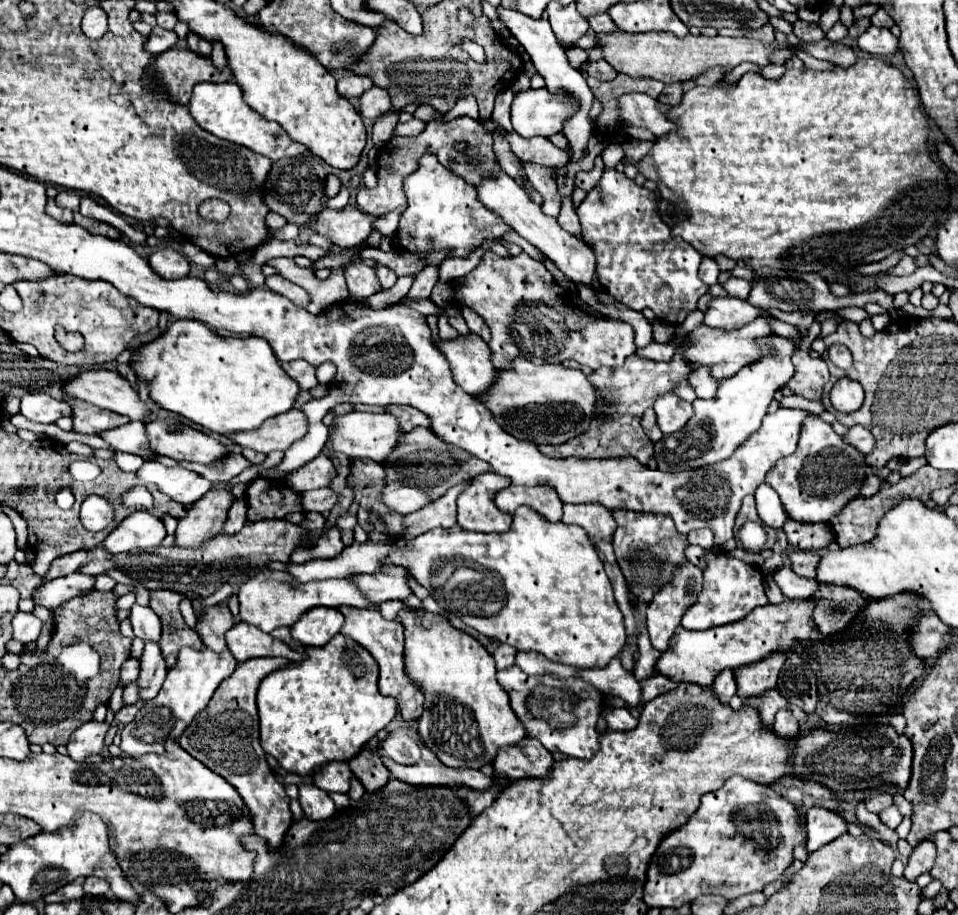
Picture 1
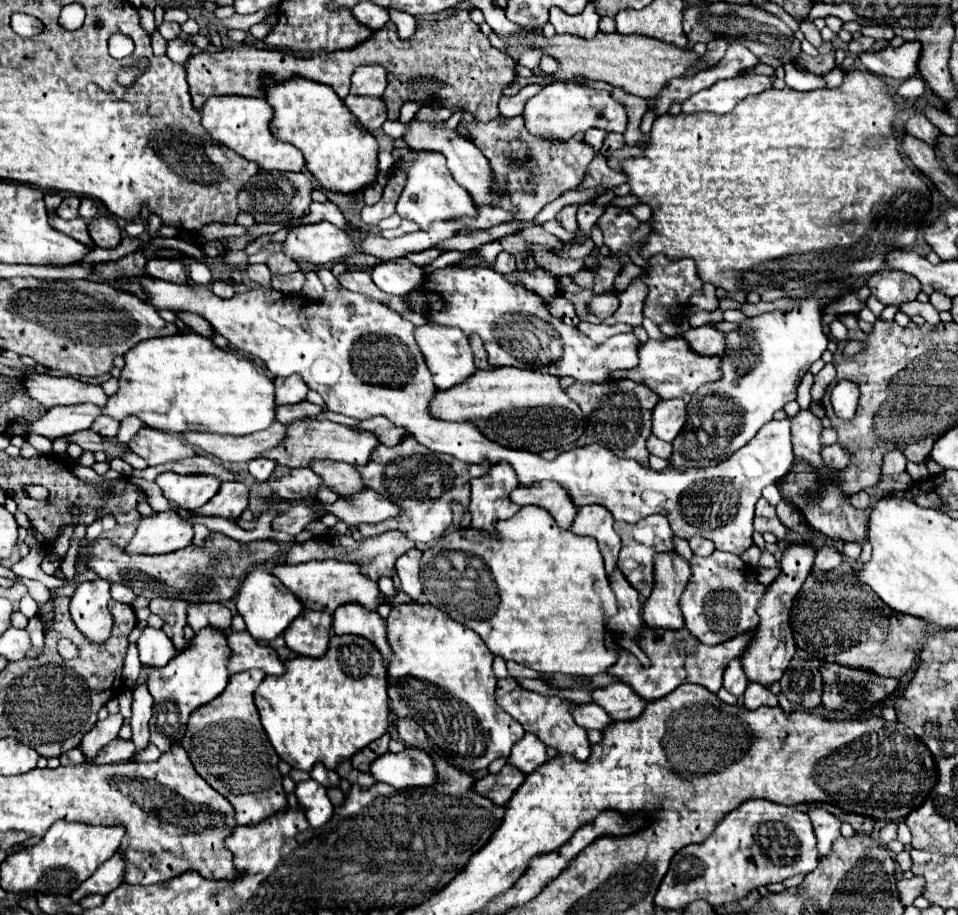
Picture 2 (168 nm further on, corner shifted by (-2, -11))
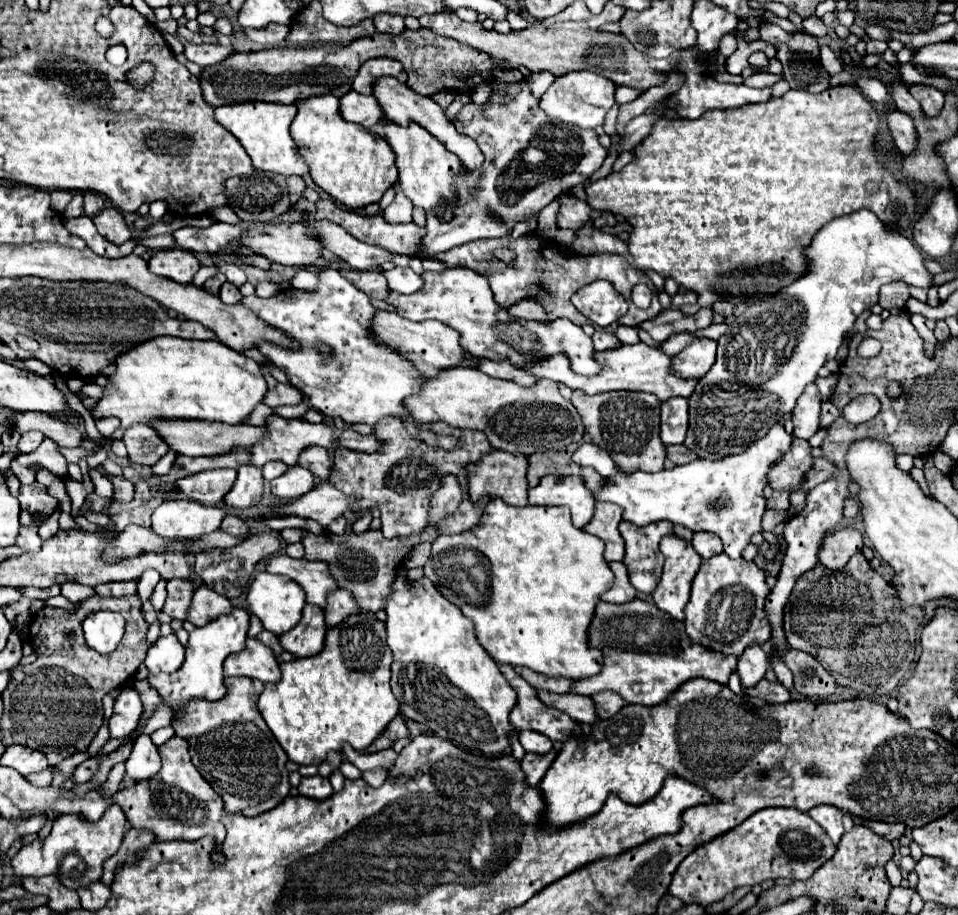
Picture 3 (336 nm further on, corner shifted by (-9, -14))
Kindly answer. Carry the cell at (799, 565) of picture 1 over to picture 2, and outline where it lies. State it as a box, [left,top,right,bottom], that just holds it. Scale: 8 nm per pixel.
[814,543,844,571]

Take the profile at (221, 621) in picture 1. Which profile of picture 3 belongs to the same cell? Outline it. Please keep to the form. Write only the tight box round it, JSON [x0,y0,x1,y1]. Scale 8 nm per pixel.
[187,584,233,626]

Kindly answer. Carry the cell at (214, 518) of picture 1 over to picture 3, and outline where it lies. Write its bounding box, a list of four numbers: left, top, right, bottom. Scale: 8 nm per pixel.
[223,468,263,510]

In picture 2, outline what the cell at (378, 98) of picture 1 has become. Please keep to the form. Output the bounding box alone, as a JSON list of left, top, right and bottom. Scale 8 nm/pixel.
[344,95,386,133]

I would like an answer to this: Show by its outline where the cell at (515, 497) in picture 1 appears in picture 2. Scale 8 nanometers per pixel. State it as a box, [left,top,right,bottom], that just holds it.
[510,481,578,529]

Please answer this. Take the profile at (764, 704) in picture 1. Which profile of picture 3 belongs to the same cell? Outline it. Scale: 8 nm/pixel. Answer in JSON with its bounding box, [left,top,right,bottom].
[747,680,789,704]

